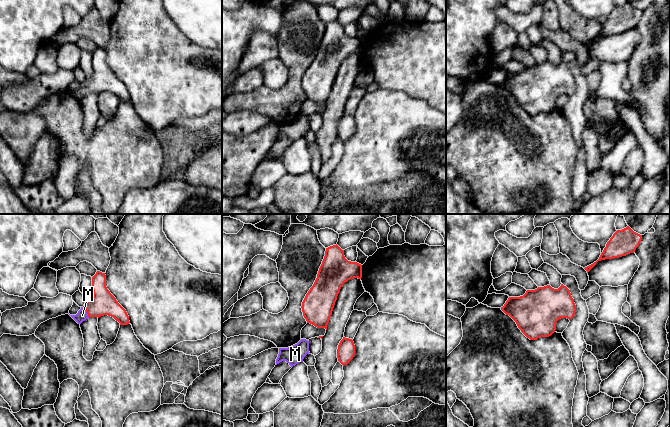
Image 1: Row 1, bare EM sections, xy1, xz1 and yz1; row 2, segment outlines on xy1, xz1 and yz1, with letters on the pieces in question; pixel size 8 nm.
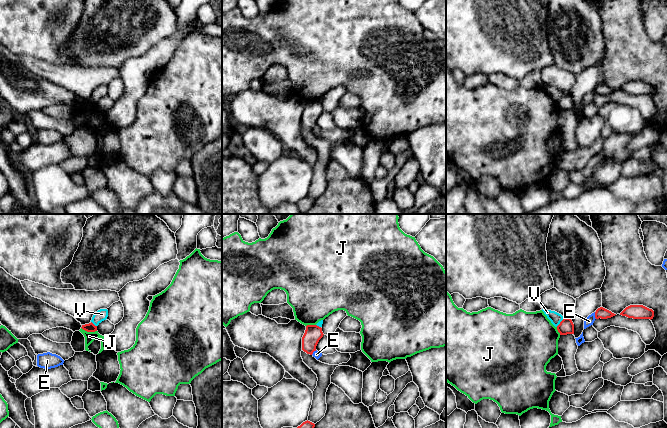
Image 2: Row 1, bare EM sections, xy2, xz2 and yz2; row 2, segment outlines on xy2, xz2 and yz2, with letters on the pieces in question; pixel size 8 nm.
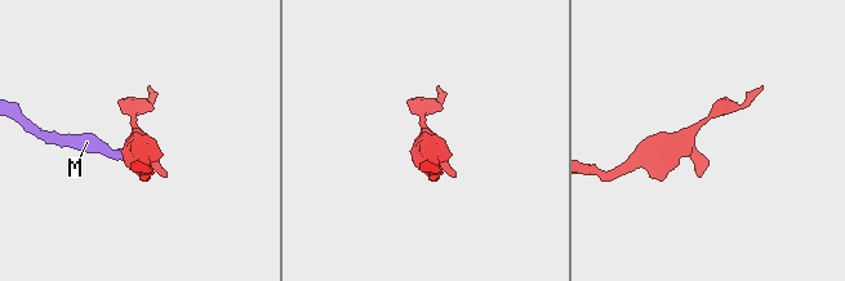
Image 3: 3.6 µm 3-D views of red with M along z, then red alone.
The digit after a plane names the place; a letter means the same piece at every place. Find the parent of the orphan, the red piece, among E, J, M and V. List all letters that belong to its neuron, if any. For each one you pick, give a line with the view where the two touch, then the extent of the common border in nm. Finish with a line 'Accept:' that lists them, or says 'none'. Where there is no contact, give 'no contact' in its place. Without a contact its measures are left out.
M: xy1 | 100 nm
Accept: M

